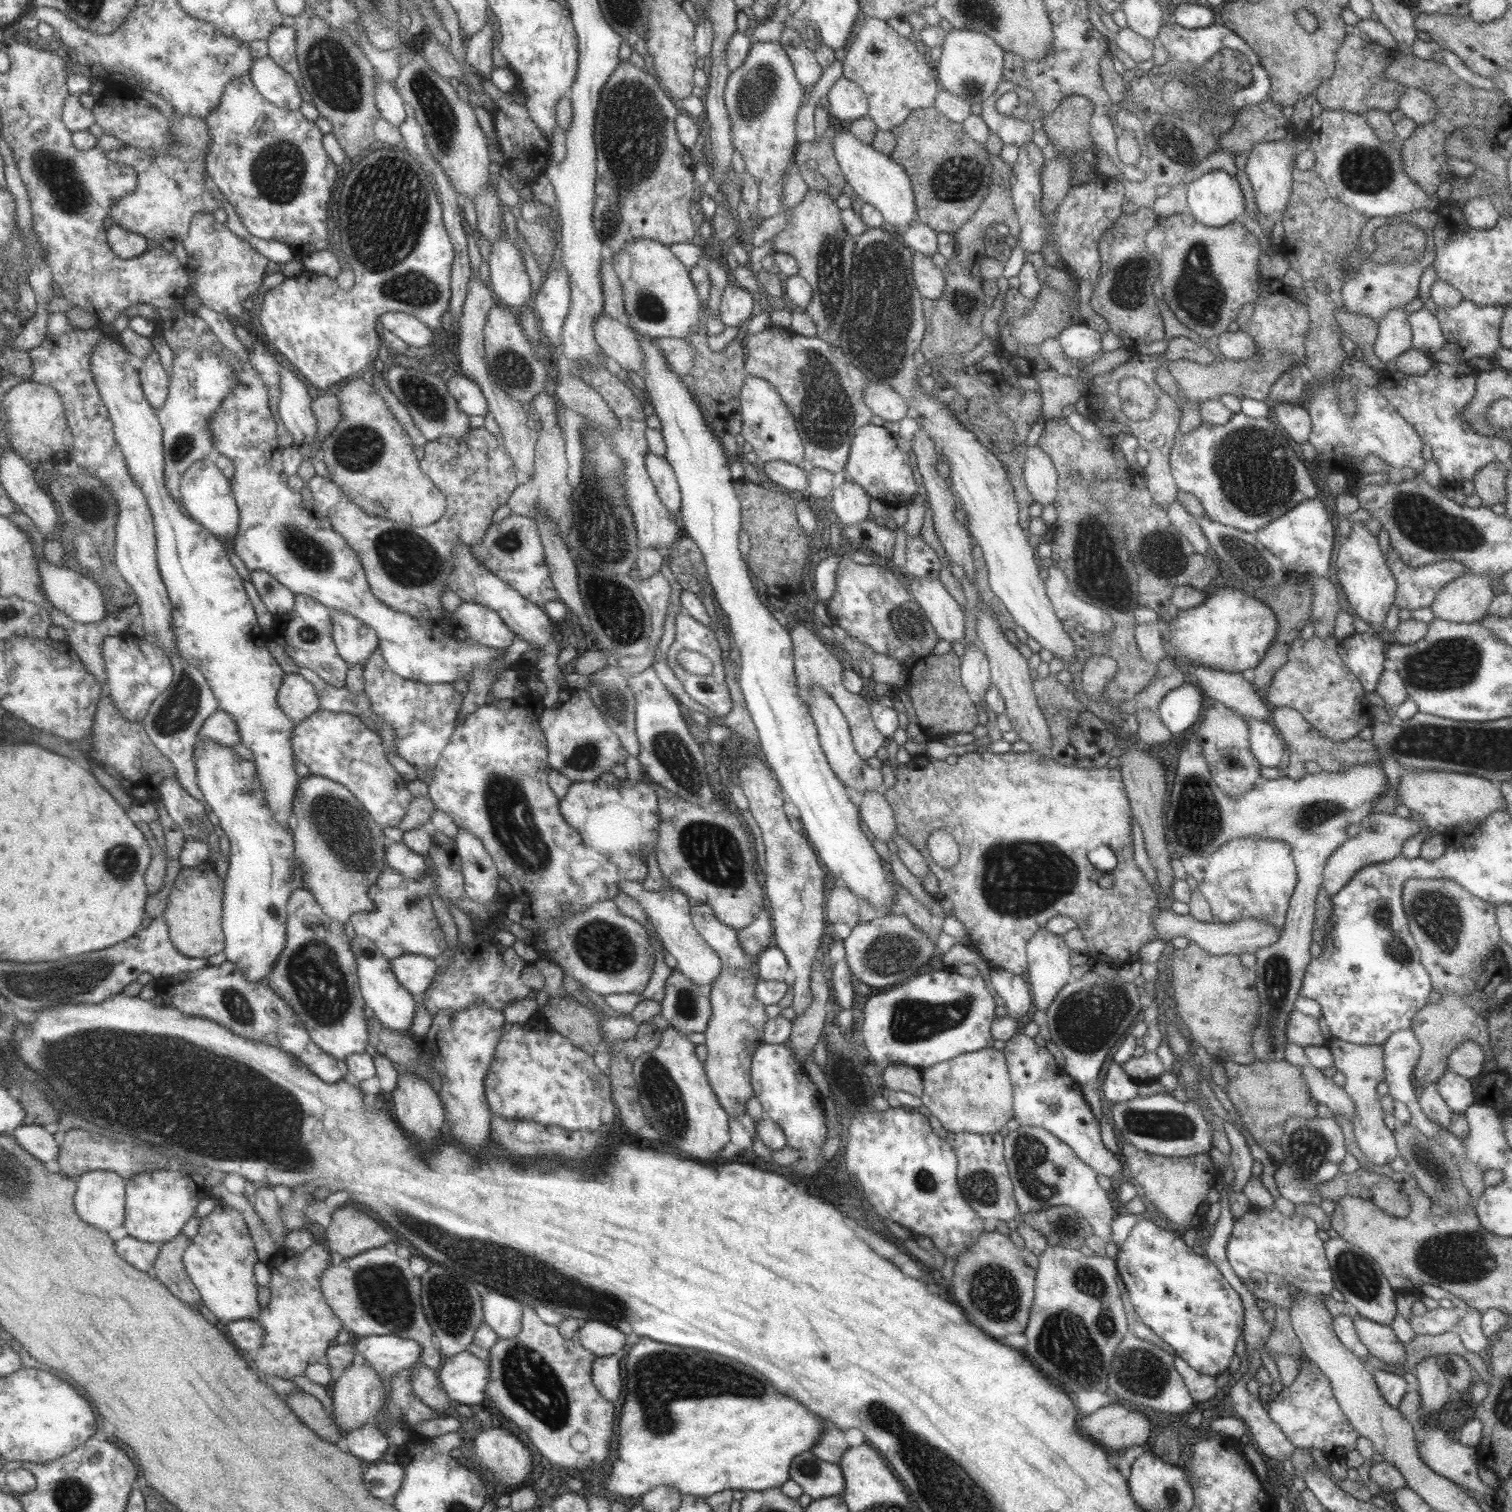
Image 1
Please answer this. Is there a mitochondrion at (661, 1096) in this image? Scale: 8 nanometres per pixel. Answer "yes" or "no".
yes

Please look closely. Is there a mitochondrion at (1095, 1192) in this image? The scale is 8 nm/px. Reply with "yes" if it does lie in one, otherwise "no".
no

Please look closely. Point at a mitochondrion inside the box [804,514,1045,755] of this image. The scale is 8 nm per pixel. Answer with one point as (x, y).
(909, 624)

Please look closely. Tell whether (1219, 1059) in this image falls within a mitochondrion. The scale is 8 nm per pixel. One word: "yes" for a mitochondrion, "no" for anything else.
no

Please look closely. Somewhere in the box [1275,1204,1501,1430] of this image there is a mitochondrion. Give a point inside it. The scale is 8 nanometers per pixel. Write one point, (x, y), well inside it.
(1456, 1257)

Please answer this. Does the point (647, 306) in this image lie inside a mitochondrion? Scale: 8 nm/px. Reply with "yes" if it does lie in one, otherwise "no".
yes

